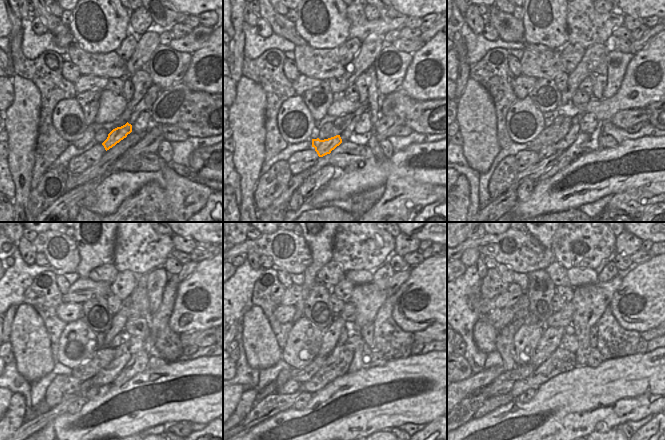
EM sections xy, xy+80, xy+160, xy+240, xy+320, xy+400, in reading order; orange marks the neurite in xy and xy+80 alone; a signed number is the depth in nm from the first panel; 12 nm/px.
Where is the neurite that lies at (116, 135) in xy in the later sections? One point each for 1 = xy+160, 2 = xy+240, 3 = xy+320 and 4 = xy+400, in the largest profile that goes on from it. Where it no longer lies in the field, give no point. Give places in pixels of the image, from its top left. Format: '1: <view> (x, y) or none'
1: xy+160 (545, 152)
2: xy+240 (87, 384)
3: xy+320 (274, 403)
4: xy+400 (490, 404)

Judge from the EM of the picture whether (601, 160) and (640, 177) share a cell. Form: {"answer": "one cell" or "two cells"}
{"answer": "one cell"}

